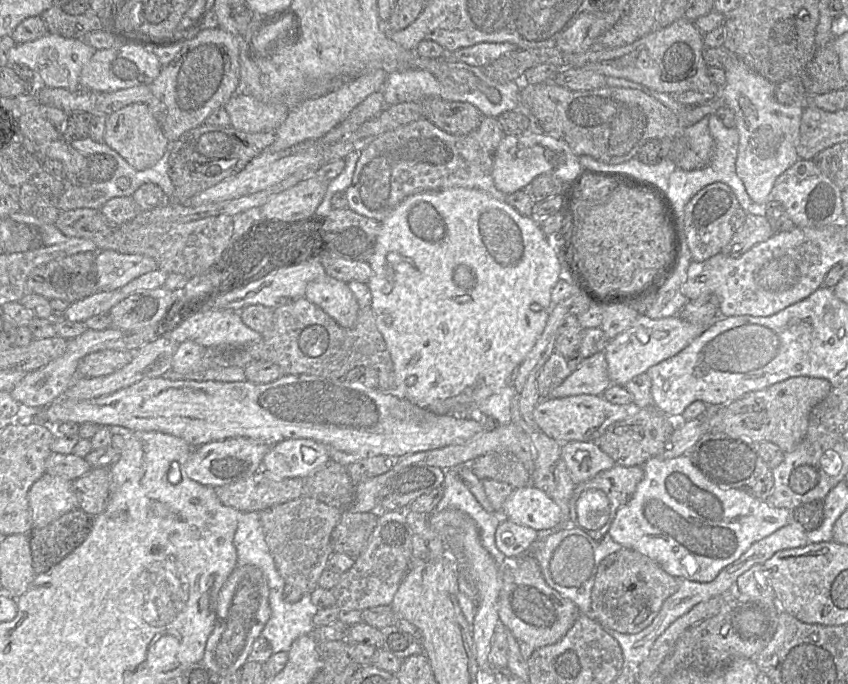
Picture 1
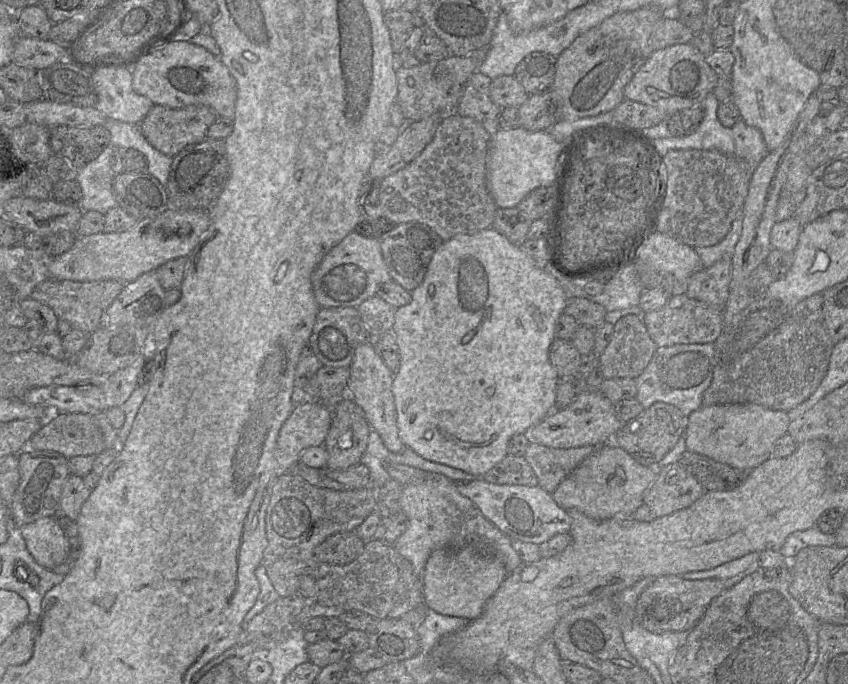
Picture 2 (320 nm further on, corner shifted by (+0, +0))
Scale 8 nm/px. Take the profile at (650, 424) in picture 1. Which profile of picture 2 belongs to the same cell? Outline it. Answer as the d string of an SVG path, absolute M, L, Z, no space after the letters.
M655 402L640 415L623 423L612 443L625 450L644 466L655 467L686 434L687 417L680 409L665 402Z

